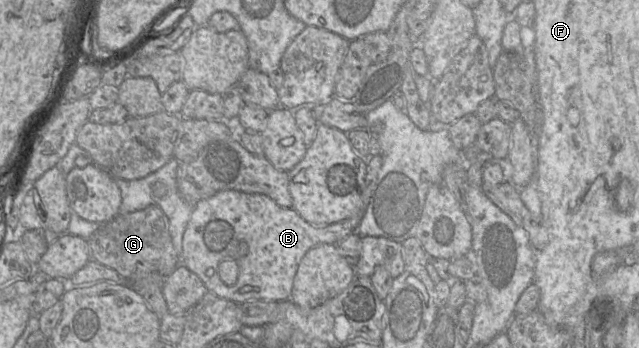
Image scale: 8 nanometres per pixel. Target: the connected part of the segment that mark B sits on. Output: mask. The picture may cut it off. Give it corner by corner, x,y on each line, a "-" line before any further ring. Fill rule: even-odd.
381,155
369,157
366,166
366,201
362,209
350,218
326,226
314,226
305,221
292,207
283,208
264,194
244,193
236,190
223,190
200,200
194,207
191,219
183,235
182,264
195,273
205,284
209,292
220,298
243,304
252,300
282,302
291,299
294,279
299,264
305,254
315,246
322,244
337,245
352,234
363,217
375,181
382,165
-
246,242
248,252
240,255
240,244
-
224,261
234,261
238,267
238,282
234,286
226,285
220,278
219,265

